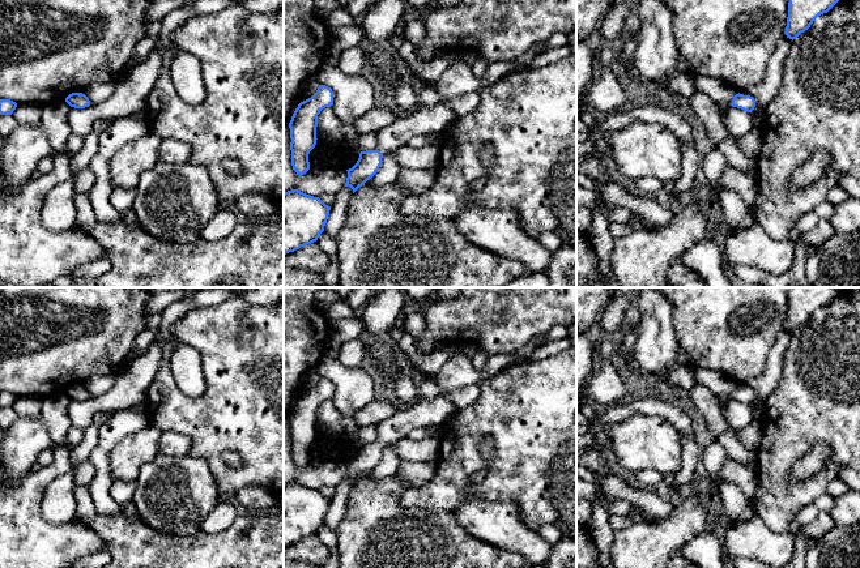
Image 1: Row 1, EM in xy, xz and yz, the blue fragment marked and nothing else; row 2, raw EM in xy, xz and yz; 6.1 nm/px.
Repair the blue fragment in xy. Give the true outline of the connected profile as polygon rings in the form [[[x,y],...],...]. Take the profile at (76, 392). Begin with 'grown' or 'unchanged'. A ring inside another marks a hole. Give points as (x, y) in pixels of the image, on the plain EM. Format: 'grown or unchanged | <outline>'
unchanged | [[[72,385],[65,390],[65,394],[74,401],[85,401],[90,398],[89,390],[82,385]]]

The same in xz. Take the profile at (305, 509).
unchanged | [[[298,482],[284,486],[284,547],[318,533],[331,499]]]

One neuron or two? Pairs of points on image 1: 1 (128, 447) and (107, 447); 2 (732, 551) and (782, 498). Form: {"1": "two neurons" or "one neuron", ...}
{"1": "two neurons", "2": "two neurons"}

